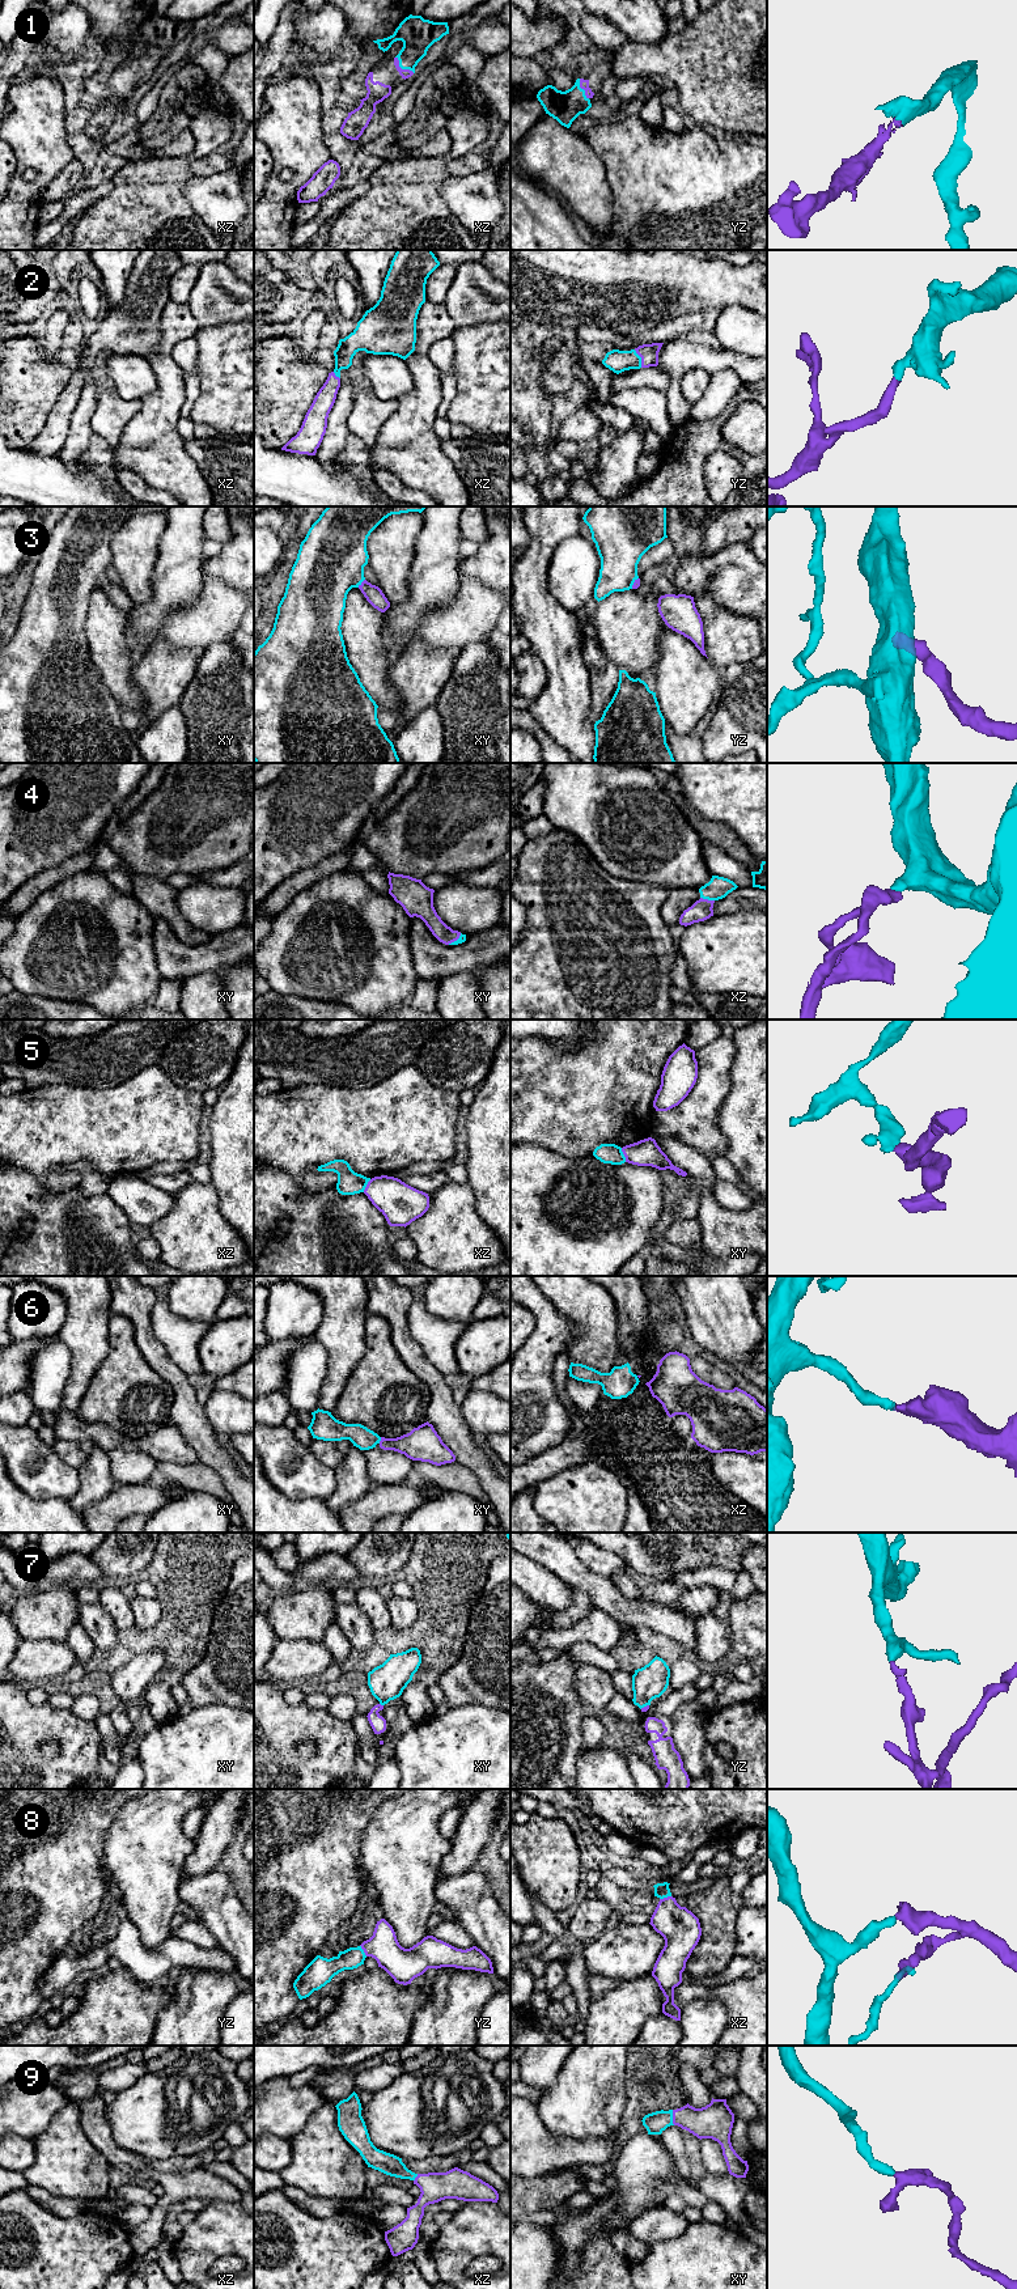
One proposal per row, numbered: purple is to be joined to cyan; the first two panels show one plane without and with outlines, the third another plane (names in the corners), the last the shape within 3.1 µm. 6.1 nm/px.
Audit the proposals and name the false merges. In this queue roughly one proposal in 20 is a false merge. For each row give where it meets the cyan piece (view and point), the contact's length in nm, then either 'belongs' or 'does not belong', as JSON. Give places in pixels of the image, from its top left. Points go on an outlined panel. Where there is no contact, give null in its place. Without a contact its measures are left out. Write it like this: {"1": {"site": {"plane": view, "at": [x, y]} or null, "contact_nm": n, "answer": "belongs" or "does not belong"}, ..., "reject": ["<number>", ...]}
{"1": {"site": {"plane": "xz", "at": [402, 68]}, "contact_nm": 160, "answer": "belongs"}, "2": {"site": {"plane": "yz", "at": [640, 359]}, "contact_nm": 120, "answer": "belongs"}, "3": {"site": {"plane": "xy", "at": [361, 581]}, "contact_nm": 70, "answer": "belongs"}, "4": {"site": {"plane": "xz", "at": [707, 898]}, "contact_nm": 90, "answer": "belongs"}, "5": {"site": {"plane": "xy", "at": [623, 1154]}, "contact_nm": 90, "answer": "belongs"}, "6": {"site": {"plane": "xy", "at": [380, 1440]}, "contact_nm": 40, "answer": "belongs"}, "7": {"site": {"plane": "xy", "at": [381, 1704]}, "contact_nm": 30, "answer": "belongs"}, "8": {"site": {"plane": "xz", "at": [665, 1897]}, "contact_nm": 80, "answer": "belongs"}, "9": {"site": {"plane": "xy", "at": [672, 2118]}, "contact_nm": 100, "answer": "belongs"}, "reject": []}

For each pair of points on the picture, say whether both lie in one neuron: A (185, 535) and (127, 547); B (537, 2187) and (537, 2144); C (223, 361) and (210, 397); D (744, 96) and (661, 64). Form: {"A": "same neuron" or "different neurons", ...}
{"A": "different neurons", "B": "different neurons", "C": "same neuron", "D": "same neuron"}

